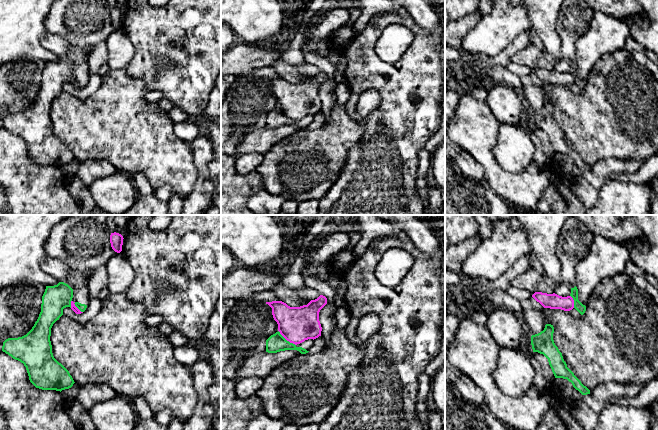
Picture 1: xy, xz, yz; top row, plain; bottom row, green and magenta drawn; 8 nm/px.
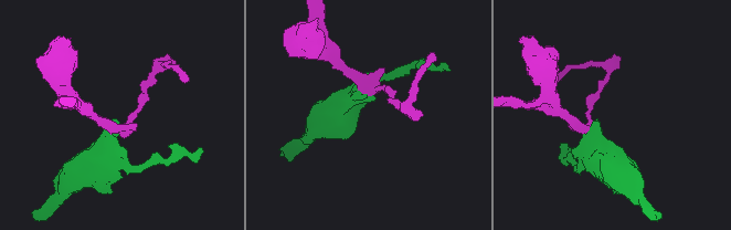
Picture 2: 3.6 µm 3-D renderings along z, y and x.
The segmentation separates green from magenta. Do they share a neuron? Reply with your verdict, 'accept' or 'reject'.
reject

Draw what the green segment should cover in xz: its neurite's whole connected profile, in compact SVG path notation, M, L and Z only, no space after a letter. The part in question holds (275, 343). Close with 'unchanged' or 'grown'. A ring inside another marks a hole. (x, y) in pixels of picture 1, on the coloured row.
M278 331L266 340L266 352L277 353L285 350L297 350L301 354L306 354L312 351L313 345L313 339L308 339L300 344L295 345L287 341Z; grown

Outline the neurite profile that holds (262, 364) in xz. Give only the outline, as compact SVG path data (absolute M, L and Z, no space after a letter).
M285 350L277 353L262 352L251 356L238 369L238 379L258 376L266 378L279 365L301 355L297 350Z

